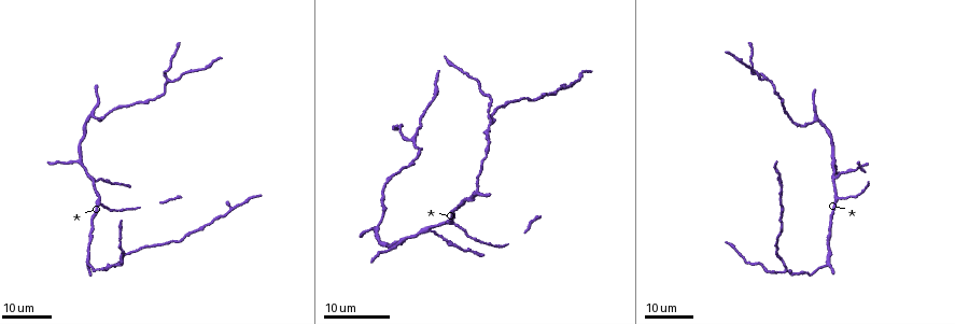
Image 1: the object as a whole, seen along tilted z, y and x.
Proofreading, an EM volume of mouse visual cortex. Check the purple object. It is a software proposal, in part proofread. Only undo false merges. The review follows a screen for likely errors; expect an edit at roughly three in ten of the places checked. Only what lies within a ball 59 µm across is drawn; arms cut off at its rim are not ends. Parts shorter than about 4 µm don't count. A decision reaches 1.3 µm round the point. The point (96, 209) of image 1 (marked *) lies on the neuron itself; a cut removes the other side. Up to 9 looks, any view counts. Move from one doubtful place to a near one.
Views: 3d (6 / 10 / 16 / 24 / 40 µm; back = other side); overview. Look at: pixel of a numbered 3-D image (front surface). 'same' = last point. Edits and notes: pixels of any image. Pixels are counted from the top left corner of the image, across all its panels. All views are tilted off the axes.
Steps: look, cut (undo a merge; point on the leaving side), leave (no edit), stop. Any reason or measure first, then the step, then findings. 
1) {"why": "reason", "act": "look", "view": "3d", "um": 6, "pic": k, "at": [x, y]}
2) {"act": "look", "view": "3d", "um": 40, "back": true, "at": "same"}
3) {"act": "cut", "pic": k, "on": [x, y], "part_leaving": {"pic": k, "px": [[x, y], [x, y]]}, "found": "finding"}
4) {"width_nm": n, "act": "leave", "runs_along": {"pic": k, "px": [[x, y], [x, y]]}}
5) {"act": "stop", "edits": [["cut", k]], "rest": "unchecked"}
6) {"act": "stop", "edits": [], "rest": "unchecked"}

{"why": "three-way junction", "act": "look", "view": "3d", "um": 16, "pic": 1, "at": [93, 181]}

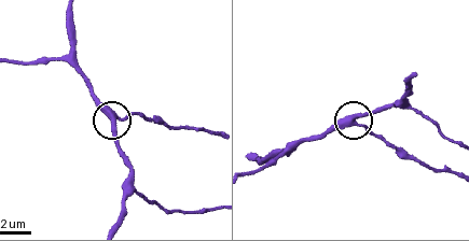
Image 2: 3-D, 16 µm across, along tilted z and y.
{"act": "look", "view": "3d", "um": 10, "pic": 2, "at": [355, 122]}

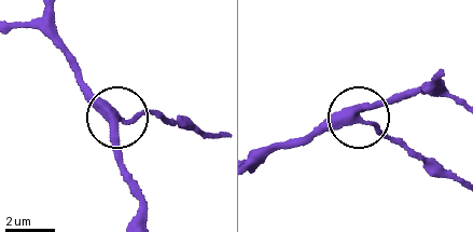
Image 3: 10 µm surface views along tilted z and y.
{"arms": 3, "act": "leave", "runs_along": {"pic": 3, "px": [[135, 218], [140, 195], [115, 140], [115, 122], [162, 117]]}, "found": "all the same neuron"}

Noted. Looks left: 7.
{"why": "a fork", "act": "look", "view": "3d", "um": 16, "pic": 1, "at": [839, 197]}

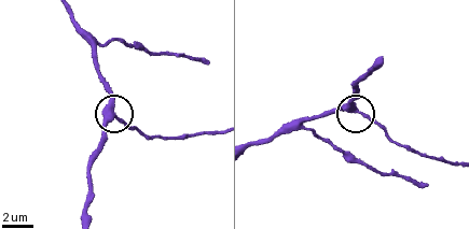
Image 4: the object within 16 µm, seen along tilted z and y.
{"why": "closer look", "act": "look", "view": "3d", "um": 6, "pic": 4, "at": [354, 109]}

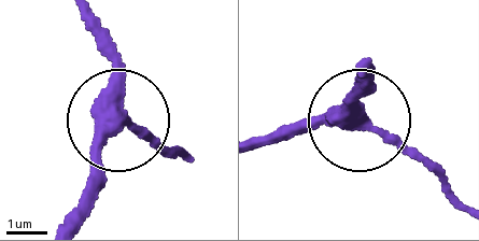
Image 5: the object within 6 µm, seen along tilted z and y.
{"side_arm_um": 21, "arms": 3, "act": "leave", "found": "one neuron here"}

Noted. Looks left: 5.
{"why": "arms part here", "act": "look", "view": "3d", "um": 24, "pic": 1, "at": [79, 160]}

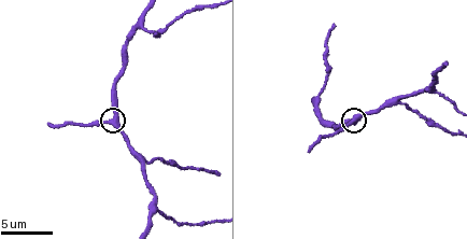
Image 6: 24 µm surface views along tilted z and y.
{"act": "look", "view": "3d", "um": 10, "pic": 6, "at": [109, 122]}

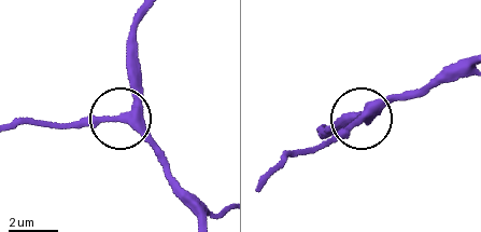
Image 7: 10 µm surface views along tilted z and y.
{"arms": 3, "act": "leave", "runs_along": {"pic": 7, "px": [[464, 64], [380, 105], [316, 149]]}, "found": "continuous, no second neuron"}

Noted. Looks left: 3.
{"why": "arms part here", "act": "look", "view": "3d", "um": 24, "pic": 1, "at": [787, 269]}

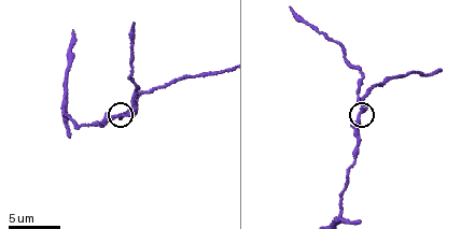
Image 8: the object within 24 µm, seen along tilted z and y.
{"act": "look", "view": "3d", "um": 10, "pic": 8, "at": [360, 110]}

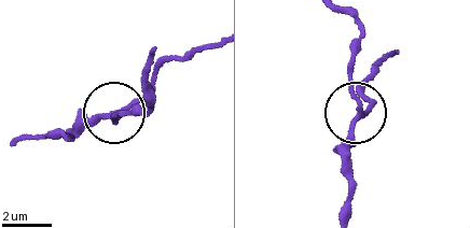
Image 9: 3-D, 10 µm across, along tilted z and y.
{"side_arm_um": 17, "act": "cut", "pic": 9, "on": [122, 115], "part_leaving": {"pic": 9, "px": [[113, 120], [132, 108], [149, 105], [150, 60]]}, "found": "two neurons meet here"}

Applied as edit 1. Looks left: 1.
{"act": "stop", "edits": [["cut", 9]], "rest": "unchecked"}

